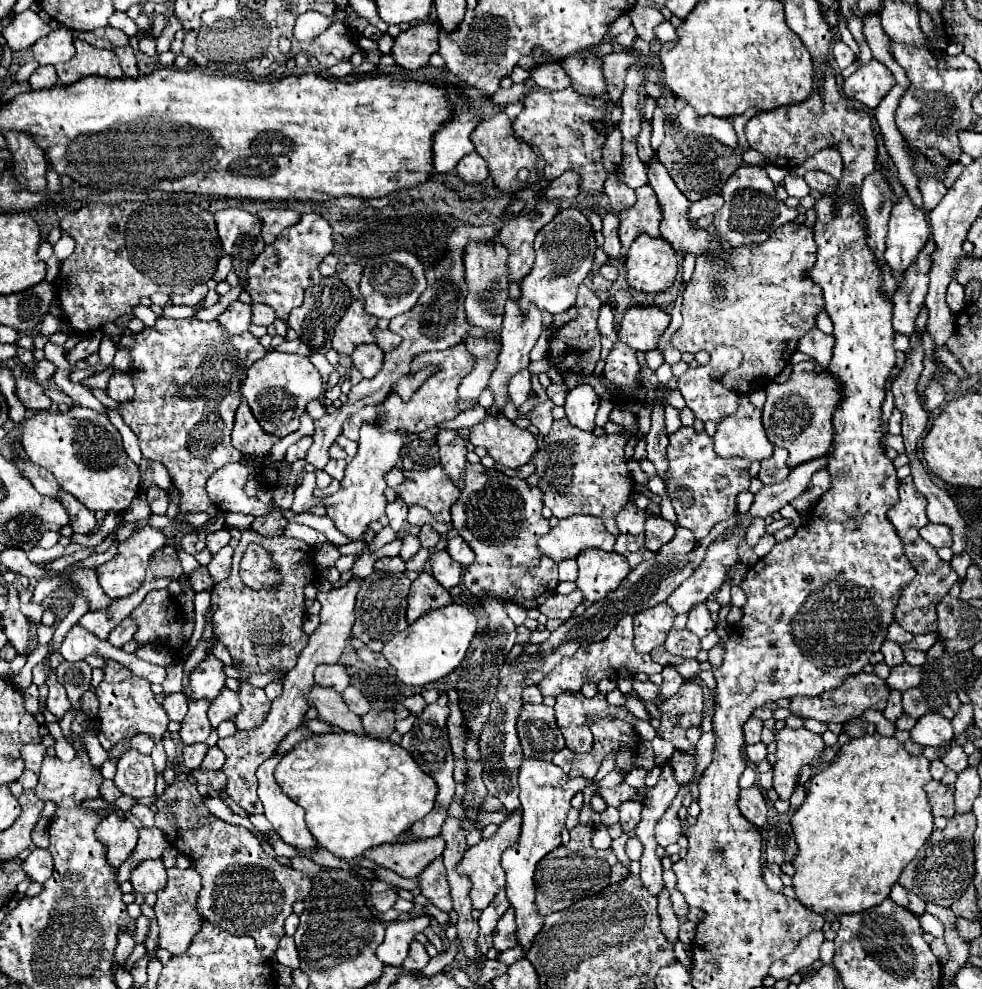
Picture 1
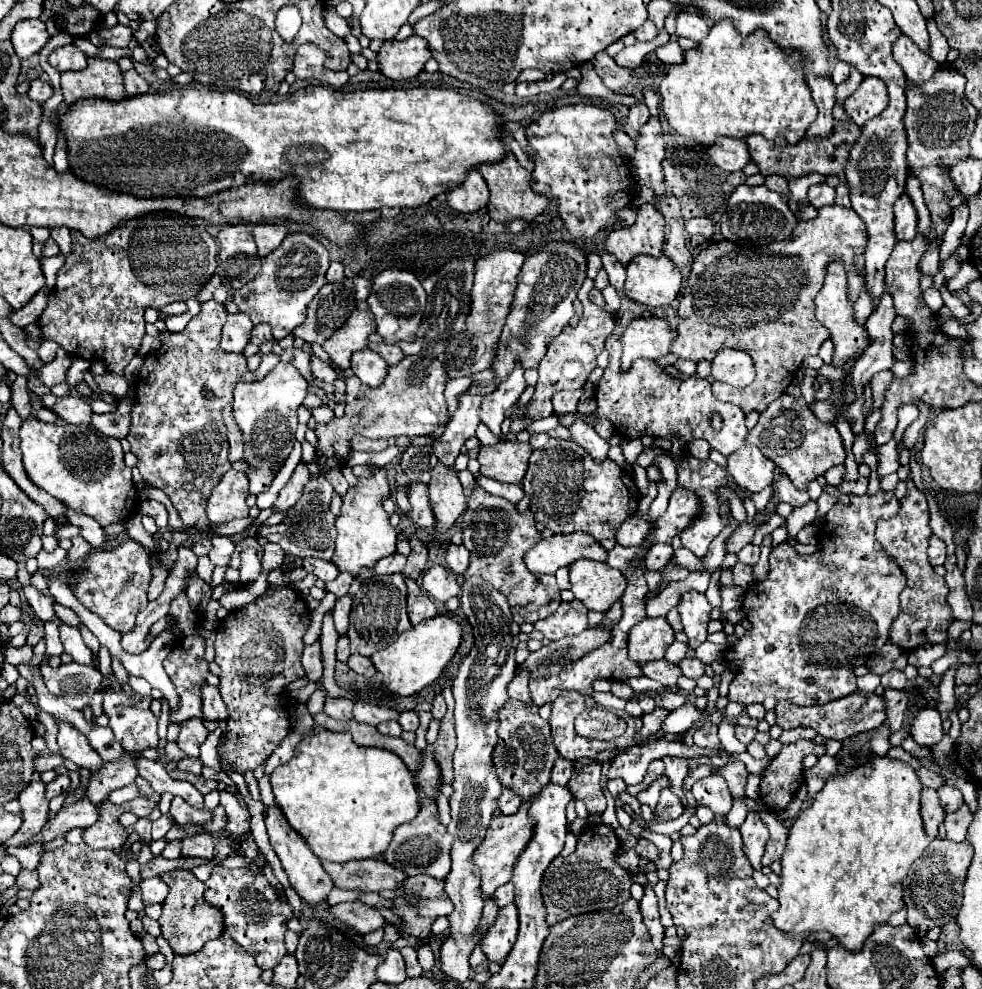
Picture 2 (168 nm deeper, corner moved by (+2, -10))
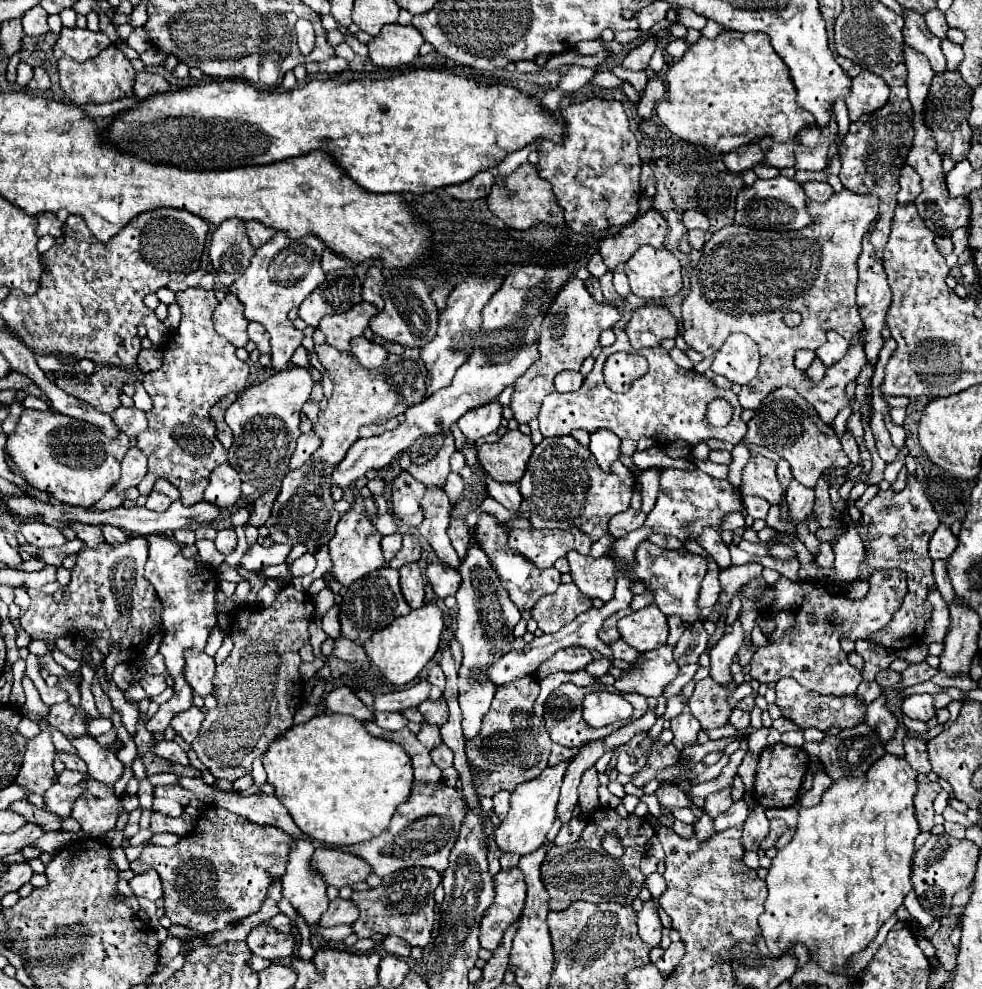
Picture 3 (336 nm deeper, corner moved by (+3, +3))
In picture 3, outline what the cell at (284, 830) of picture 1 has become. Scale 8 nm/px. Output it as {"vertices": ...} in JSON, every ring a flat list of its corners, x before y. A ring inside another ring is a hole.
{"vertices":[[291,839,287,871,281,879,283,897,305,917,307,925,319,923,321,913,327,909,327,883,311,867,313,843,307,839]]}

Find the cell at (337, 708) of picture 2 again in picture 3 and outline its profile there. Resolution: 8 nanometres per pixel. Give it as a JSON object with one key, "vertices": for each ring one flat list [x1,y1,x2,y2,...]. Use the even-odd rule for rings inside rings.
{"vertices":[[339,685,335,687,327,699,325,699,325,705,327,709,331,709,333,713,343,713,343,715,353,715,355,719,359,721,369,721,373,719,373,713,355,697,355,693,345,687,345,685]]}

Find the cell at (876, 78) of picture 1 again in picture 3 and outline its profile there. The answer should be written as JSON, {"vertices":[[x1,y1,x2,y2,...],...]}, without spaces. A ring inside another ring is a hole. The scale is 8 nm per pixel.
{"vertices":[[861,71,857,77,853,77,851,93,845,99,849,109,849,119,857,121,865,113,873,113,881,109,889,99,889,85,883,83,879,75,873,75,871,71]]}

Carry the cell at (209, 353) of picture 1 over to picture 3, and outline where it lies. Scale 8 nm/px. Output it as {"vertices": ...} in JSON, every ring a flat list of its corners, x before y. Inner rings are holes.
{"vertices":[[191,287,177,293,177,303,183,319,175,331,175,343,163,345,163,365,143,375,143,385,153,407,145,413,149,425,137,435,137,449,149,461,145,475,149,485,157,479,167,479,179,489,185,505,195,505,203,501,211,471,227,463,227,449,217,439,209,407,231,391,243,391,247,387,249,367,237,359,235,347,217,335,213,327,213,311,219,303,213,291]]}

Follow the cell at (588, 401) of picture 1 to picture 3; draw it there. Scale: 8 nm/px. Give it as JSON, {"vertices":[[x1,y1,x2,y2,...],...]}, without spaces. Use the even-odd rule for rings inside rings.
{"vertices":[[593,431,591,433,589,449,591,449,595,461,599,463,599,467,603,467,605,471,609,471,609,465,619,457,619,443,621,443,621,439,617,435,613,435,611,431]]}

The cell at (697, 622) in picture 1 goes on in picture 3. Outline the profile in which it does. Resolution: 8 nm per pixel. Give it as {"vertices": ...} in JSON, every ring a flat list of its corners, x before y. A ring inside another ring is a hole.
{"vertices":[[649,540,639,544,637,549,637,561,635,567,631,569,633,579,643,579,647,581,647,589,655,595,655,605,665,613,665,615,679,615,685,623,695,623,699,619,699,591,701,591,701,581,707,573,707,561,699,555,694,555,685,548,680,550,663,549]]}

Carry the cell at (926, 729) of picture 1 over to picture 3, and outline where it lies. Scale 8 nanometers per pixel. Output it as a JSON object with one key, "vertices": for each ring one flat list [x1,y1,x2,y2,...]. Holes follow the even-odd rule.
{"vertices":[[923,693,923,695,909,695,903,705,901,705,903,713,911,719,919,719,919,721,929,721,935,717,935,707,933,707,933,697]]}

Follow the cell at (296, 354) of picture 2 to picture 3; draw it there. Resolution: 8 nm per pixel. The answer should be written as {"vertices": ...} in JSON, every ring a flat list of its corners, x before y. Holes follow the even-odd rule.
{"vertices":[[277,231,263,247,259,247,255,251,255,257,251,259,251,265,247,267,247,271,243,273,241,279,237,279,229,291,233,291,233,295,237,295,237,299,245,305,245,317,249,321,259,321,265,325,265,329,271,335,271,367,275,371,285,371,293,351,301,345,303,341,303,331,295,329,293,323,289,323,287,313,297,307,317,285,321,285,325,281,325,273,321,271,321,253,325,249,325,243,321,243,321,239,315,239,315,235,305,235,301,239,289,239,289,235,283,235,283,231]]}

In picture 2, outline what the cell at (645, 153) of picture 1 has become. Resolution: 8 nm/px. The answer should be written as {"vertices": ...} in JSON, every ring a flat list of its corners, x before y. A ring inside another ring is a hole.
{"vertices":[[636,100,636,104,630,106,630,114,626,118,626,124,624,124,624,132,636,140,638,138,638,128,650,118,650,112,646,108,646,104,642,100]]}

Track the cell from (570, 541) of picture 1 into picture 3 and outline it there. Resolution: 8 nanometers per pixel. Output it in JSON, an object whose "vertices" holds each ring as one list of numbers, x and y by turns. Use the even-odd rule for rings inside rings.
{"vertices":[[511,529,509,547,529,561,533,561,539,569,553,567,559,557,565,557,571,549,581,555,589,555,593,541,587,539,585,533,577,529,557,531,557,529]]}

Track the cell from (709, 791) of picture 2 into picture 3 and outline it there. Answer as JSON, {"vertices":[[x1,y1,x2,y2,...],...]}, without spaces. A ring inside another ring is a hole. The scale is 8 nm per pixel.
{"vertices":[[731,787,729,789,721,789,721,791,715,791,711,793,707,799,705,799,705,811,711,815,711,817,717,817,719,813,727,811,731,807,733,799,731,799]]}

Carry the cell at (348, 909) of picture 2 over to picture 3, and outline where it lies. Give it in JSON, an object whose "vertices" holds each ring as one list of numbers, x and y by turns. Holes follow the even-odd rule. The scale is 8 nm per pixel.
{"vertices":[[333,899,329,903,329,909,325,911,325,915,321,915,319,925,321,927,333,927,333,925,351,925,357,921,357,907,353,907,351,899]]}

